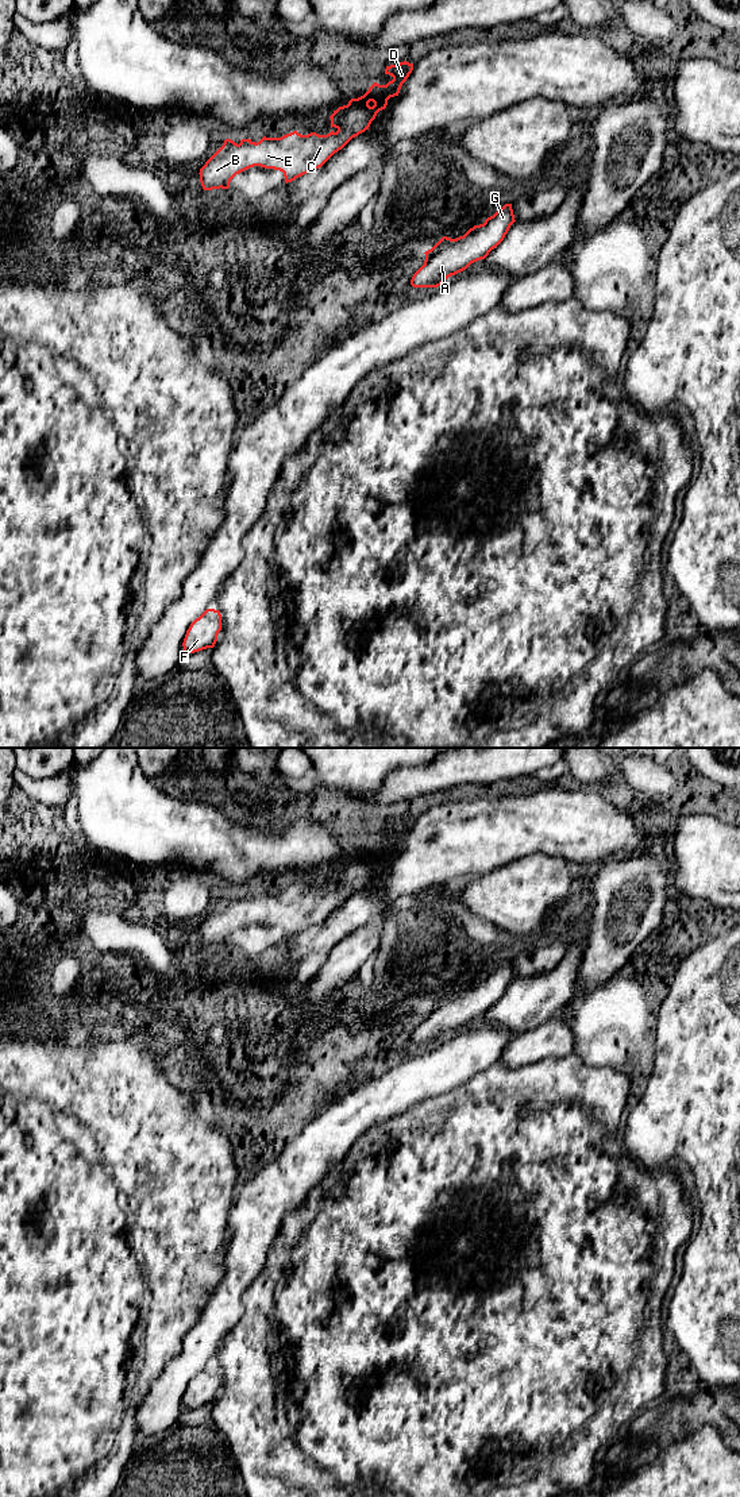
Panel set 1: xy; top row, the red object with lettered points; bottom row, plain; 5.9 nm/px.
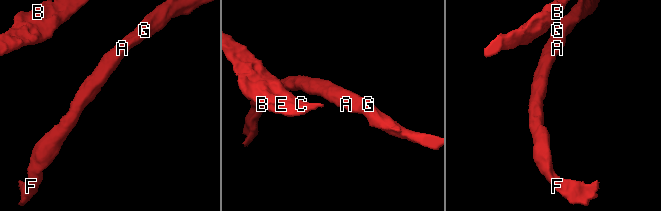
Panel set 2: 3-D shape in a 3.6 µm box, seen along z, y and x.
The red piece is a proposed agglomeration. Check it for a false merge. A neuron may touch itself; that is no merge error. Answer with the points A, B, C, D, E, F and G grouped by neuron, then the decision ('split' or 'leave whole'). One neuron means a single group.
A B C D E F G | leave whole

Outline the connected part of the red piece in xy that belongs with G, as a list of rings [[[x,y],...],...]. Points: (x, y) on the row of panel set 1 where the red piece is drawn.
[[[505,204],[483,224],[474,225],[463,236],[443,236],[431,250],[425,251],[424,265],[413,274],[413,288],[438,288],[444,281],[471,263],[485,259],[508,234],[514,223],[512,204]]]

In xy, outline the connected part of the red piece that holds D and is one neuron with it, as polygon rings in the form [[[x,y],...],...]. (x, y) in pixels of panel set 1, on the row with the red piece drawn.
[[[406,61],[386,66],[385,74],[392,76],[392,81],[386,85],[374,82],[363,96],[334,111],[329,119],[336,132],[301,135],[293,131],[281,138],[263,136],[257,143],[242,139],[239,144],[226,139],[200,169],[203,189],[228,189],[236,174],[254,166],[282,171],[286,184],[321,167],[352,138],[369,130],[377,113],[386,108],[388,100],[398,96],[412,70],[413,63]]]

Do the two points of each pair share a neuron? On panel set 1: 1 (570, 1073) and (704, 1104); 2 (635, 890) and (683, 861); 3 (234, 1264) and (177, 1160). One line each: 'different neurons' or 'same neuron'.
1: different neurons
2: different neurons
3: different neurons

